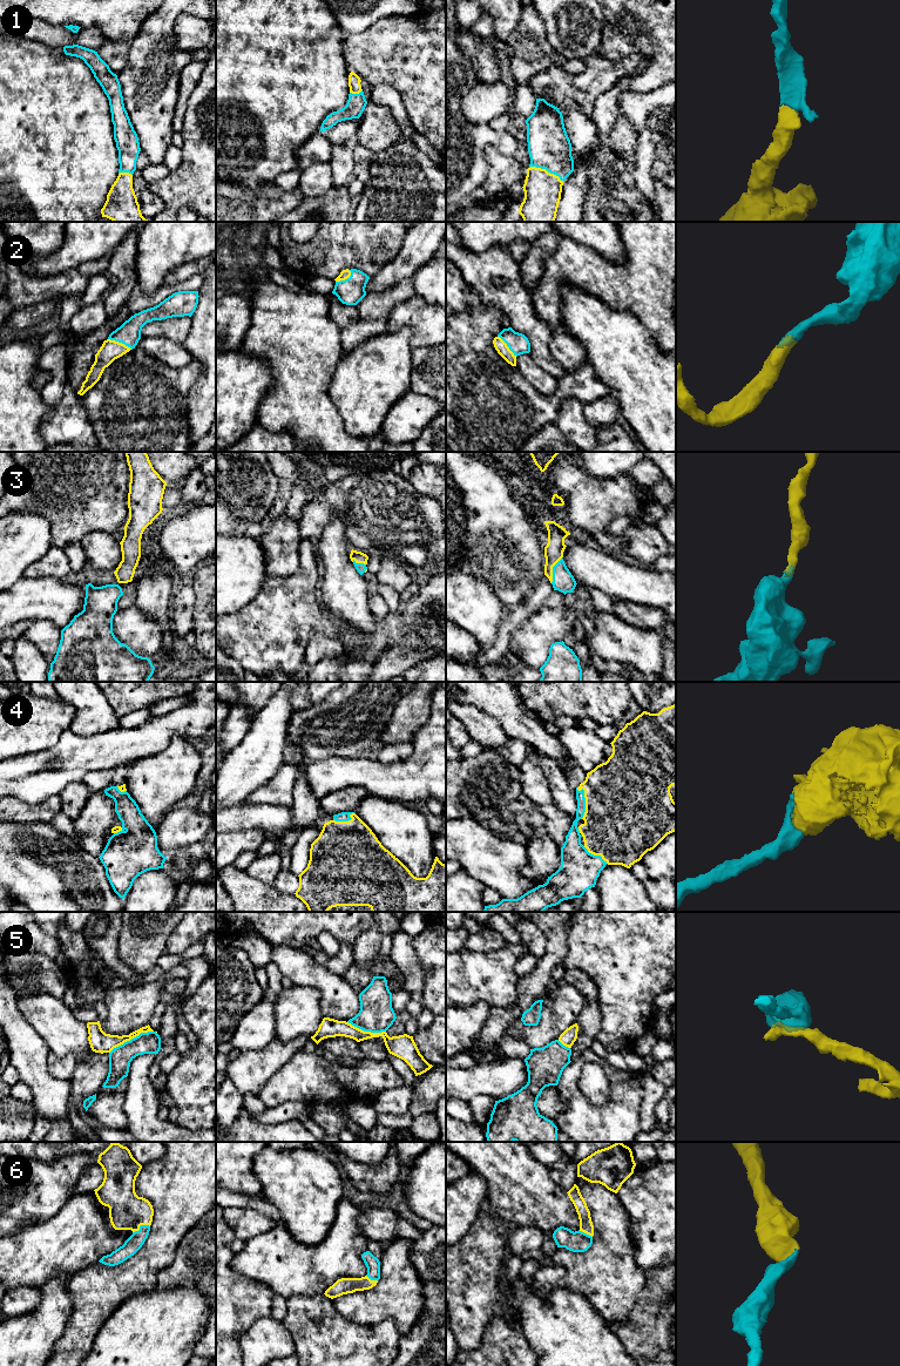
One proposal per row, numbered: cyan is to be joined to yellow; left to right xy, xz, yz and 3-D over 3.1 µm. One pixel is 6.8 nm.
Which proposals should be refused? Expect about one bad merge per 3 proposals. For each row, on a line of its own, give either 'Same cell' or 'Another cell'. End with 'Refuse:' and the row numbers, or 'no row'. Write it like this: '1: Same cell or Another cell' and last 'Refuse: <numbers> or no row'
1: Same cell
2: Same cell
3: Same cell
4: Same cell
5: Another cell
6: Same cell
Refuse: 5

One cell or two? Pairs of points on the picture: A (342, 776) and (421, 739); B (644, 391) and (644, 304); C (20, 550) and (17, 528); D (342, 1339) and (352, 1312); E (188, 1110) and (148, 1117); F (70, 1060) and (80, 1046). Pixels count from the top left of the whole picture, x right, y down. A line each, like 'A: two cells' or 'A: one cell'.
A: one cell
B: two cells
C: one cell
D: two cells
E: two cells
F: two cells

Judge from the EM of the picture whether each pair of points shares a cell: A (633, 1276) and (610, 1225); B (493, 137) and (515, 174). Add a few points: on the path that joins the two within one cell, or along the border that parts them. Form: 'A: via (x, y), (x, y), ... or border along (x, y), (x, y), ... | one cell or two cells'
A: via (620, 1264), (610, 1253), (610, 1238) | one cell
B: border along (512, 155), (488, 146), (486, 176) | two cells

